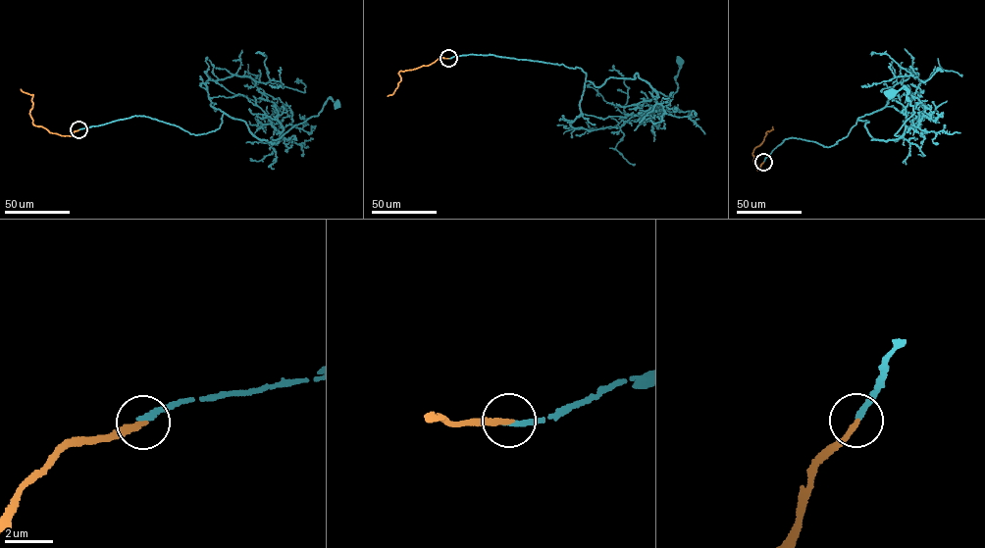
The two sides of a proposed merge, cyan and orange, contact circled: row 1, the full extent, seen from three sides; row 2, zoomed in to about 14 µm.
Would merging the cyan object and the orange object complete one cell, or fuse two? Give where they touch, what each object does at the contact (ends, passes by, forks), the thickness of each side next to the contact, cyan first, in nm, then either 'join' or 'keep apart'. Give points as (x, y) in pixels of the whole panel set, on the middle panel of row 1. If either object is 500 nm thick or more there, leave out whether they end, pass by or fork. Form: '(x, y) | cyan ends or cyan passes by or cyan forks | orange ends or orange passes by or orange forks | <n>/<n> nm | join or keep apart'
(448, 58) | cyan ends | orange ends | 240/220 nm | join

